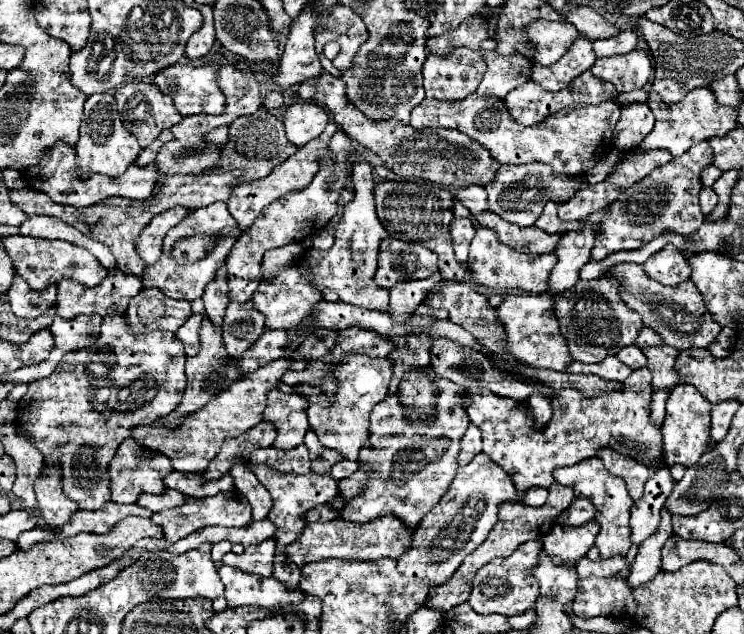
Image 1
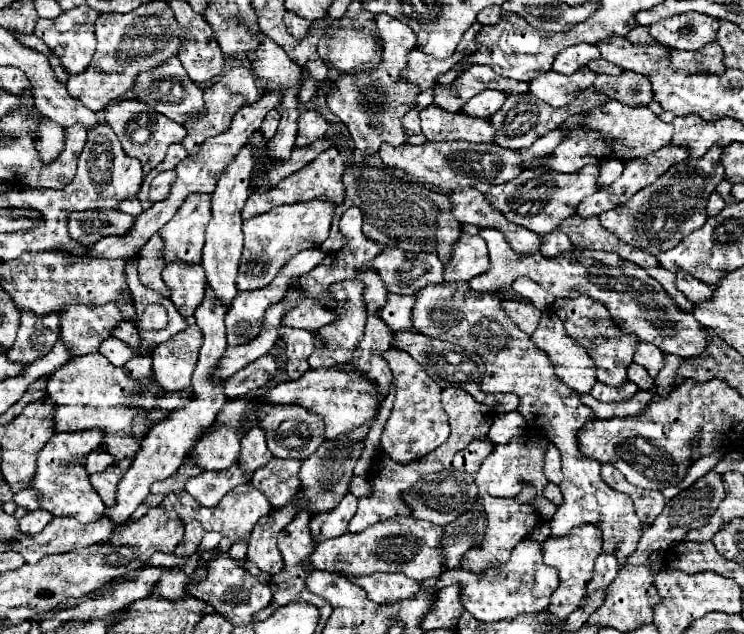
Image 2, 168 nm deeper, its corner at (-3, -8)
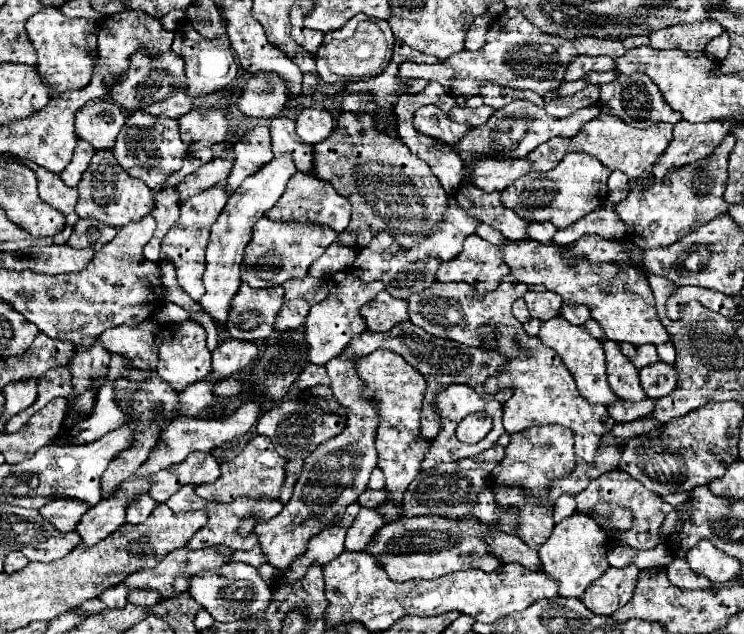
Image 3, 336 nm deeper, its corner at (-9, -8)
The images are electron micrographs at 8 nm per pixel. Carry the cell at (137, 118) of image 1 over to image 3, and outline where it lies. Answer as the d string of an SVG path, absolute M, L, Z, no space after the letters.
M133 112L127 116L125 126L117 134L115 140L115 158L123 166L123 170L135 178L141 178L151 190L159 190L165 182L165 178L179 170L183 164L183 158L187 156L187 146L181 142L179 136L179 122L177 120L159 120L155 116L149 116L147 112Z

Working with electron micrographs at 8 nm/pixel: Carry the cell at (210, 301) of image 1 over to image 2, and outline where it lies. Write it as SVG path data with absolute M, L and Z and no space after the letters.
M243 146L239 154L231 160L231 164L223 170L223 176L217 182L217 188L213 192L213 218L207 224L207 242L203 248L203 262L201 266L205 268L207 282L215 290L217 298L223 300L225 304L231 304L235 298L235 272L239 268L239 256L243 250L243 230L241 230L241 208L245 200L249 198L251 190L251 172L253 172L253 148Z

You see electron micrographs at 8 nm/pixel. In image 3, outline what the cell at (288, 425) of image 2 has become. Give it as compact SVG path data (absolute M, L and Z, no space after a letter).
M283 400L271 410L267 410L257 422L257 434L265 434L271 438L275 450L283 458L307 458L321 442L335 438L345 428L345 418L335 412L321 412L319 408L299 402L299 400Z

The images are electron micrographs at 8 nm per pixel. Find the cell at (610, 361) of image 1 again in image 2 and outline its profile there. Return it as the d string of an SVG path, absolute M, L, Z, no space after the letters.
M597 382L595 388L591 390L591 396L595 396L599 402L621 402L621 400L629 400L635 392L637 388L631 382L623 384L623 388L607 388L605 384Z

